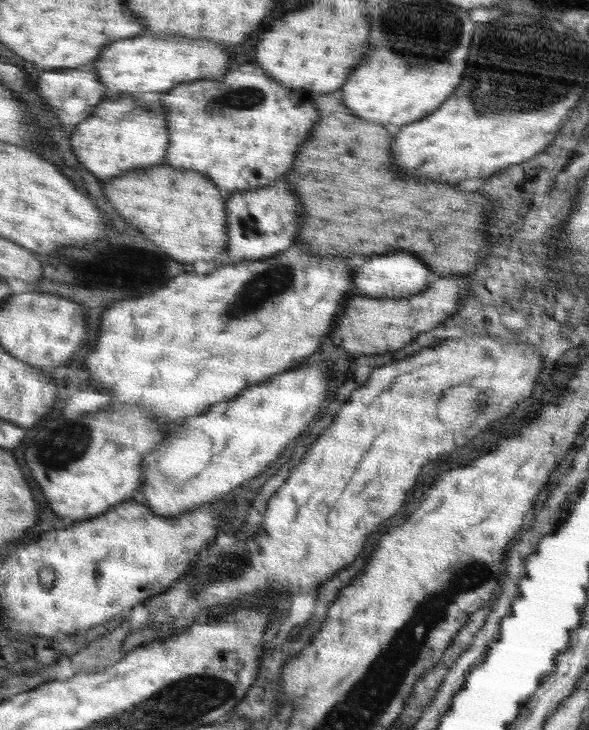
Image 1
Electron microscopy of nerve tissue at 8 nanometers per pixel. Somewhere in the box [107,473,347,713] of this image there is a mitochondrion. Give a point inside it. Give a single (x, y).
(230, 568)

